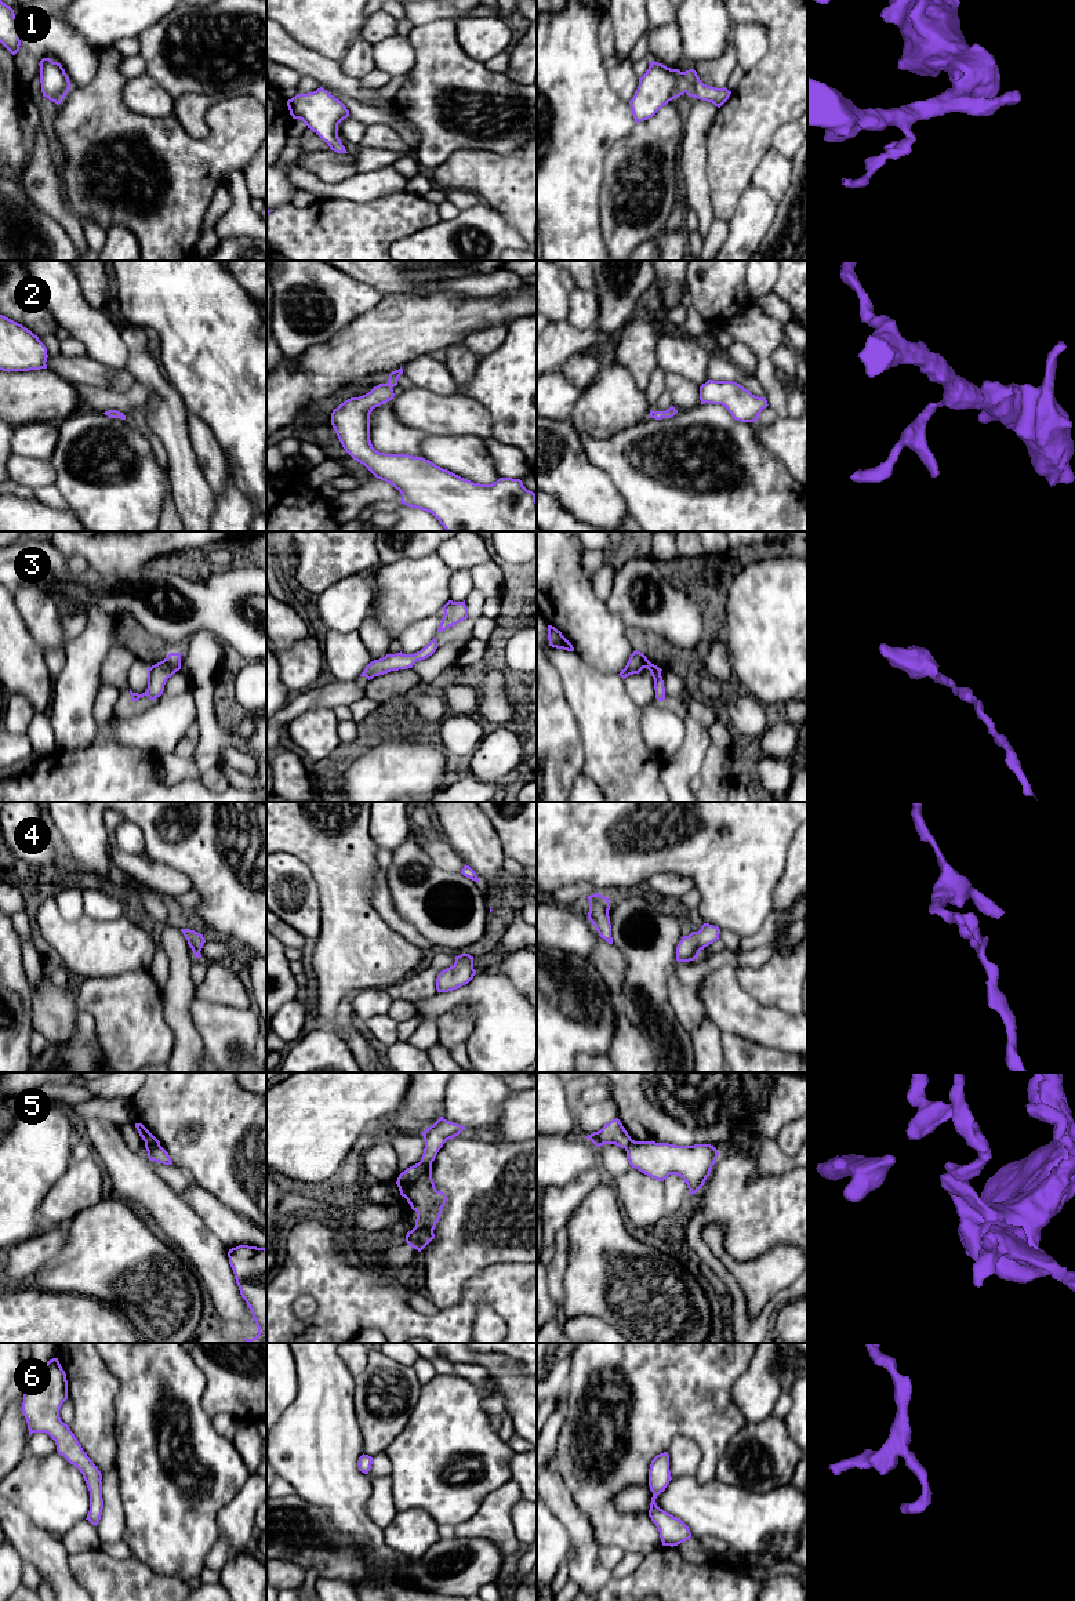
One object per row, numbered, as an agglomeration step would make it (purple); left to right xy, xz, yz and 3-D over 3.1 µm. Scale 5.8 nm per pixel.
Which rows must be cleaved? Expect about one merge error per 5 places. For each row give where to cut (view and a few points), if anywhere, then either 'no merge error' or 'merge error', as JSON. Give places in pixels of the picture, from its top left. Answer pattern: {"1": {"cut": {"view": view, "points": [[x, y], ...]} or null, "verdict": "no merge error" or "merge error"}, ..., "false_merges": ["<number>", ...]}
{"1": {"cut": null, "verdict": "no merge error"}, "2": {"cut": null, "verdict": "no merge error"}, "3": {"cut": null, "verdict": "no merge error"}, "4": {"cut": null, "verdict": "no merge error"}, "5": {"cut": {"view": "xy", "points": [[145, 1142], [159, 1146]]}, "verdict": "merge error"}, "6": {"cut": null, "verdict": "no merge error"}, "false_merges": ["5"]}

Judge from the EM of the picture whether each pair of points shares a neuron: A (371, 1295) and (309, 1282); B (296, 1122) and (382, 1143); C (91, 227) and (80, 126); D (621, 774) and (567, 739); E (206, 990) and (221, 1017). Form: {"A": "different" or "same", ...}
{"A": "same", "B": "different", "C": "different", "D": "different", "E": "different"}

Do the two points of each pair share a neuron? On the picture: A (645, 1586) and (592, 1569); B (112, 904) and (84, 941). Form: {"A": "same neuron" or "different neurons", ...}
{"A": "different neurons", "B": "different neurons"}

